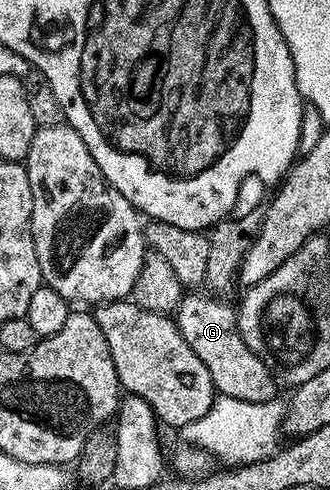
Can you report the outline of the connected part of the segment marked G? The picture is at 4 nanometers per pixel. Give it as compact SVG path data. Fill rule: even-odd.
M209 293L187 294L176 312L176 322L180 333L184 337L184 341L188 341L188 349L192 349L192 353L196 353L196 357L200 357L200 361L204 361L204 369L208 369L214 382L214 390L219 396L227 395L233 399L253 403L269 403L275 398L276 380L264 365L264 361L260 357L256 357L256 353L252 353L252 349L248 349L248 345L244 345L244 337L240 337L238 328L237 310L226 303L229 302Z

